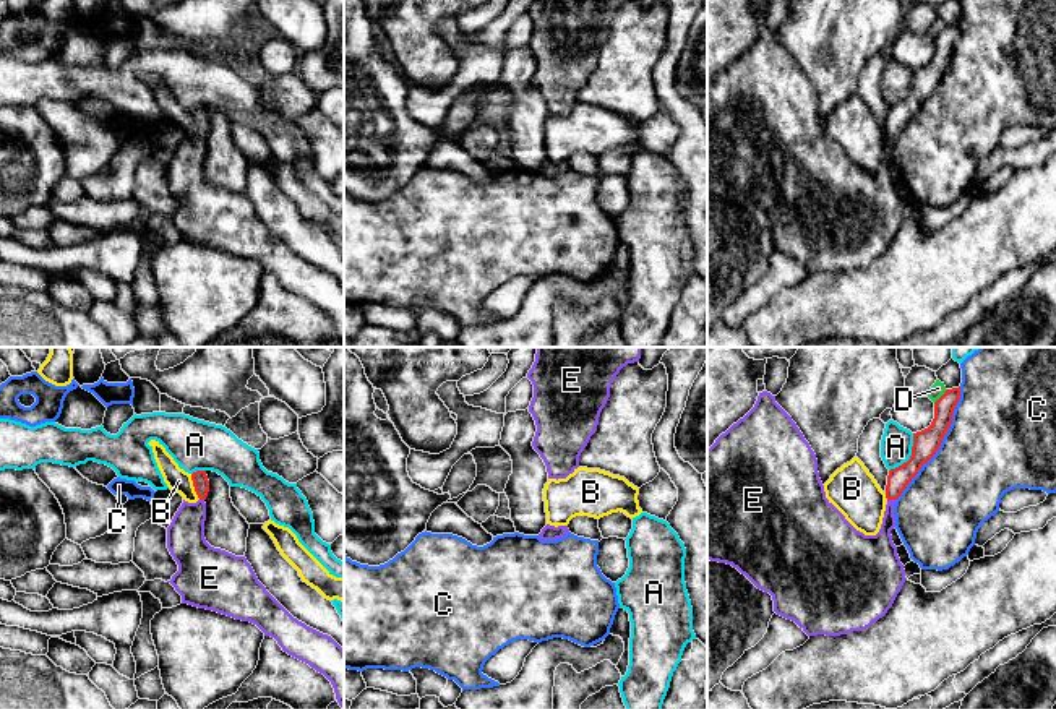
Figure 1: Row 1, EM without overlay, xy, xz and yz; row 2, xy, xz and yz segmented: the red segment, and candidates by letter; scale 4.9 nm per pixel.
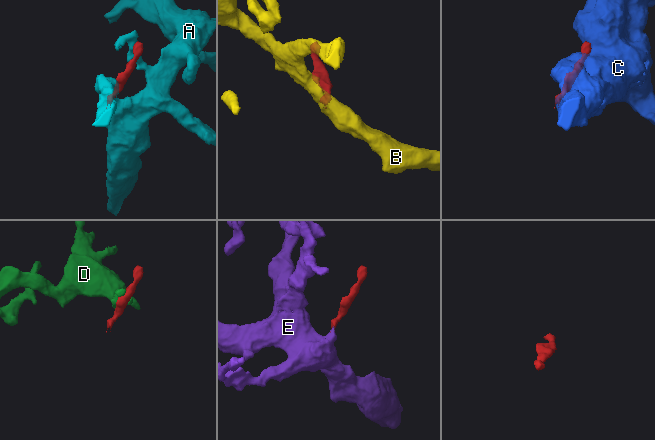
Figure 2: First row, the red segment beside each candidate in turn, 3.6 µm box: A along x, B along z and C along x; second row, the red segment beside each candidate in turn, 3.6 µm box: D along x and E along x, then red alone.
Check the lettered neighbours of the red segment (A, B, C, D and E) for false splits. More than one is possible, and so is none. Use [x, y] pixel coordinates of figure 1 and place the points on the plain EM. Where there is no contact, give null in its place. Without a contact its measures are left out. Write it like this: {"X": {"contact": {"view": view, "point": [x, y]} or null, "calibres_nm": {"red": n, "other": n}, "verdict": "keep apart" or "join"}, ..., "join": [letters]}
{"A": {"contact": {"view": "yz", "point": [910, 93]}, "calibres_nm": {"red": 130, "other": 160}, "verdict": "keep apart"}, "B": {"contact": {"view": "xy", "point": [193, 122]}, "calibres_nm": {"red": 80, "other": 120}, "verdict": "keep apart"}, "C": {"contact": {"view": "yz", "point": [941, 78]}, "calibres_nm": {"red": 130, "other": 460}, "verdict": "keep apart"}, "D": {"contact": {"view": "yz", "point": [941, 33]}, "calibres_nm": {"red": 130, "other": 70}, "verdict": "keep apart"}, "E": {"contact": {"view": "yz", "point": [891, 135]}, "calibres_nm": {"red": 110, "other": 140}, "verdict": "join"}, "join": ["E"]}

